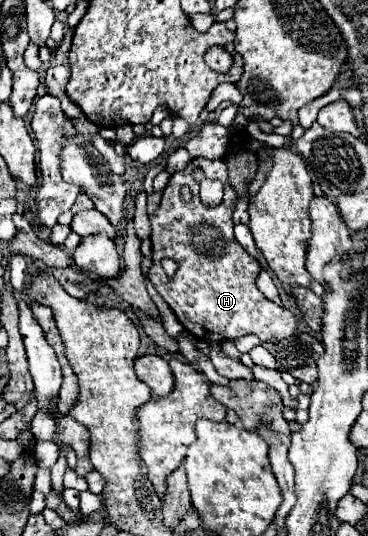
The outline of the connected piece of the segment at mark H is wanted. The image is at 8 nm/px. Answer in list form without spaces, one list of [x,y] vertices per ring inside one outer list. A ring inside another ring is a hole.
[[[195,158],[183,172],[175,172],[171,176],[169,184],[163,190],[163,198],[161,198],[159,208],[151,216],[151,228],[153,228],[153,232],[151,232],[153,234],[153,240],[151,240],[153,242],[153,266],[149,270],[149,280],[155,286],[155,290],[159,292],[159,296],[171,306],[171,310],[175,312],[175,316],[183,324],[183,328],[187,332],[191,332],[199,340],[223,342],[223,340],[237,340],[237,338],[247,336],[247,334],[255,334],[263,342],[269,336],[279,336],[281,340],[285,340],[285,338],[289,338],[295,332],[297,320],[295,320],[295,316],[289,310],[285,310],[285,308],[273,304],[271,300],[267,300],[259,292],[259,288],[255,286],[255,280],[257,280],[257,276],[261,272],[261,266],[235,240],[233,220],[231,220],[235,202],[237,202],[237,194],[235,194],[235,188],[227,182],[227,162],[225,160]],[[195,168],[201,168],[205,178],[221,180],[225,184],[225,196],[223,196],[223,202],[219,206],[205,208],[201,204],[201,200],[199,200],[199,182],[193,178],[193,170]],[[183,186],[189,186],[191,202],[183,202],[181,200],[181,188]],[[163,258],[173,258],[173,260],[179,262],[179,270],[175,272],[171,282],[167,282],[167,274],[165,274],[165,270],[161,266]]]

